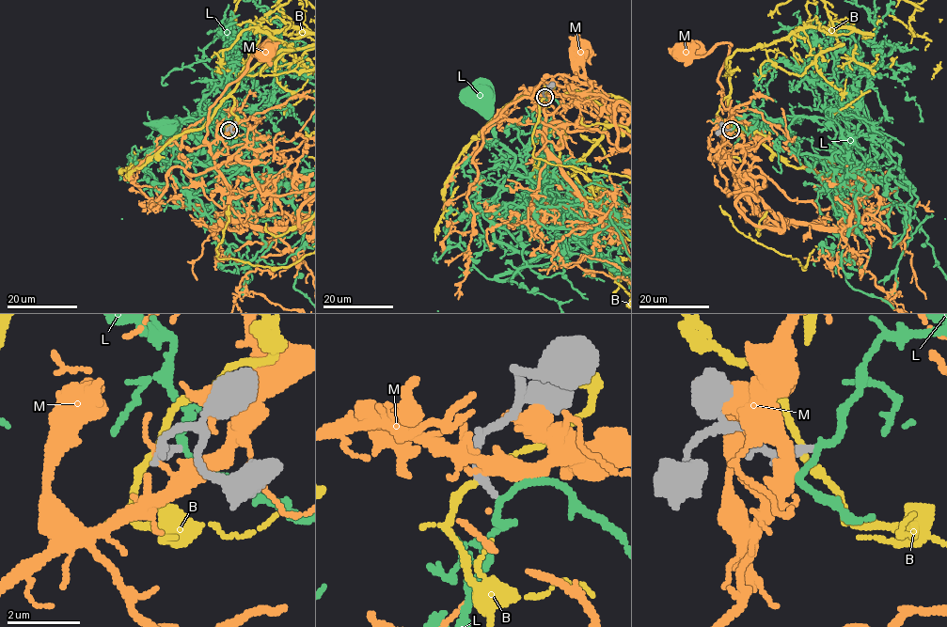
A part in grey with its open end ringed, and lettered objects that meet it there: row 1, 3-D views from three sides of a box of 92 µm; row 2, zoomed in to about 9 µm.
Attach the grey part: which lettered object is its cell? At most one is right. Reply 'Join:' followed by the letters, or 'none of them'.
Join: none of them

